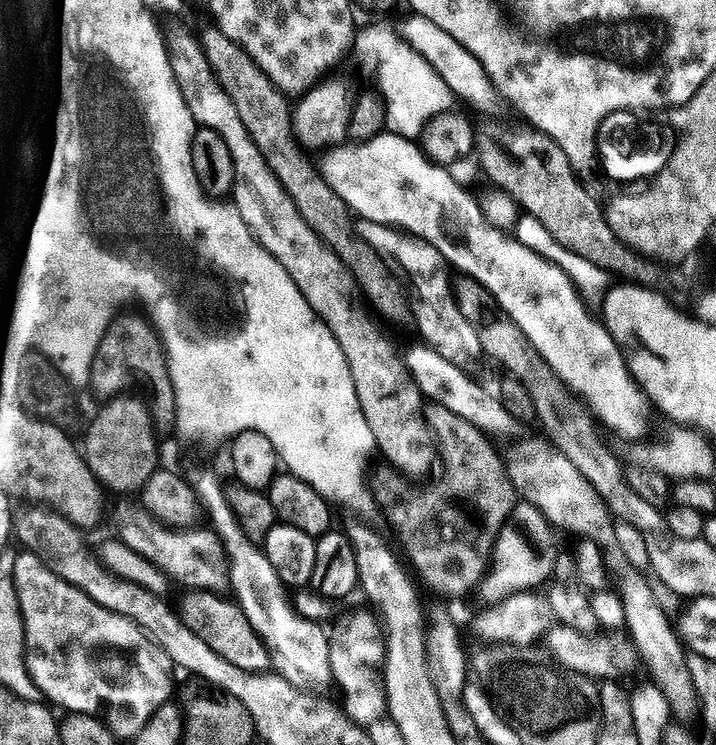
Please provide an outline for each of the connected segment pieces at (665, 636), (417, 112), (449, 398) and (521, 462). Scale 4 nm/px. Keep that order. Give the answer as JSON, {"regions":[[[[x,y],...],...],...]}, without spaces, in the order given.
{"regions":[[[[625,571],[620,576],[620,588],[618,587],[618,595],[624,607],[624,628],[632,637],[632,644],[636,647],[643,667],[645,664],[652,671],[651,679],[660,687],[662,694],[666,694],[669,713],[677,721],[688,722],[692,715],[697,715],[698,697],[687,671],[686,648],[670,620],[668,624],[669,615],[656,600],[649,581],[639,580],[635,571]]],[[[372,28],[368,33],[364,33],[357,37],[357,51],[361,57],[370,56],[374,62],[378,62],[378,68],[374,73],[374,79],[380,89],[379,95],[384,101],[384,111],[386,115],[387,131],[395,132],[397,136],[406,136],[416,138],[425,131],[429,125],[429,121],[435,118],[439,113],[436,108],[447,110],[444,104],[450,108],[453,107],[454,97],[452,92],[444,92],[446,82],[440,84],[443,78],[436,80],[438,73],[432,76],[434,70],[428,72],[428,68],[424,68],[424,64],[420,64],[420,56],[408,44],[400,42],[395,45],[392,54],[386,52],[382,54],[377,49],[381,44],[388,44],[393,29],[388,28]]],[[[417,343],[410,345],[408,349],[405,347],[402,355],[404,364],[410,370],[425,401],[446,406],[446,410],[458,414],[458,418],[466,418],[466,422],[491,437],[515,434],[518,422],[501,406],[497,395],[492,393],[491,396],[470,376],[472,374],[469,371],[454,366],[454,362],[446,362],[446,358],[442,358],[442,354],[438,354],[438,350],[431,348],[428,343]]],[[[524,440],[516,448],[510,449],[508,456],[506,452],[508,476],[516,488],[517,497],[522,498],[523,503],[538,506],[538,510],[542,510],[545,518],[552,523],[553,529],[569,528],[572,532],[578,532],[576,534],[579,537],[593,540],[605,550],[615,549],[612,513],[594,486],[582,478],[574,462],[570,462],[568,456],[549,444],[544,440]]]]}

